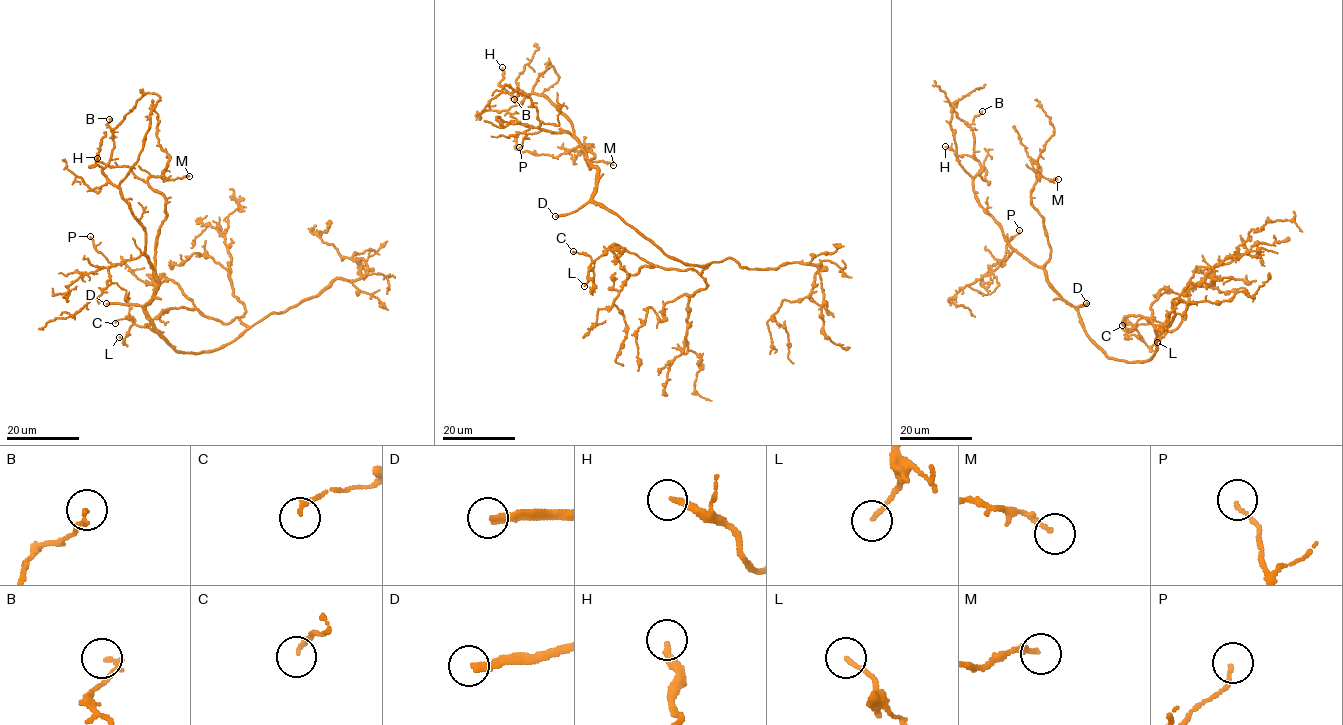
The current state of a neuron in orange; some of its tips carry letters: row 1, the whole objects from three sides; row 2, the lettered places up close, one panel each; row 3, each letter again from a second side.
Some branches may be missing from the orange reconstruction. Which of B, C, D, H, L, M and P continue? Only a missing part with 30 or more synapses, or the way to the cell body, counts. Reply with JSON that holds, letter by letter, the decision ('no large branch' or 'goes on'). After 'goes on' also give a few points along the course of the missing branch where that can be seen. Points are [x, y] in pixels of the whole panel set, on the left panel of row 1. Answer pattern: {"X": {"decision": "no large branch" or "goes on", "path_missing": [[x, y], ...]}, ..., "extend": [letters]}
{"B": {"decision": "no large branch"}, "C": {"decision": "no large branch"}, "D": {"decision": "goes on"}, "H": {"decision": "no large branch"}, "L": {"decision": "no large branch"}, "M": {"decision": "no large branch"}, "P": {"decision": "no large branch"}, "extend": ["D"]}

